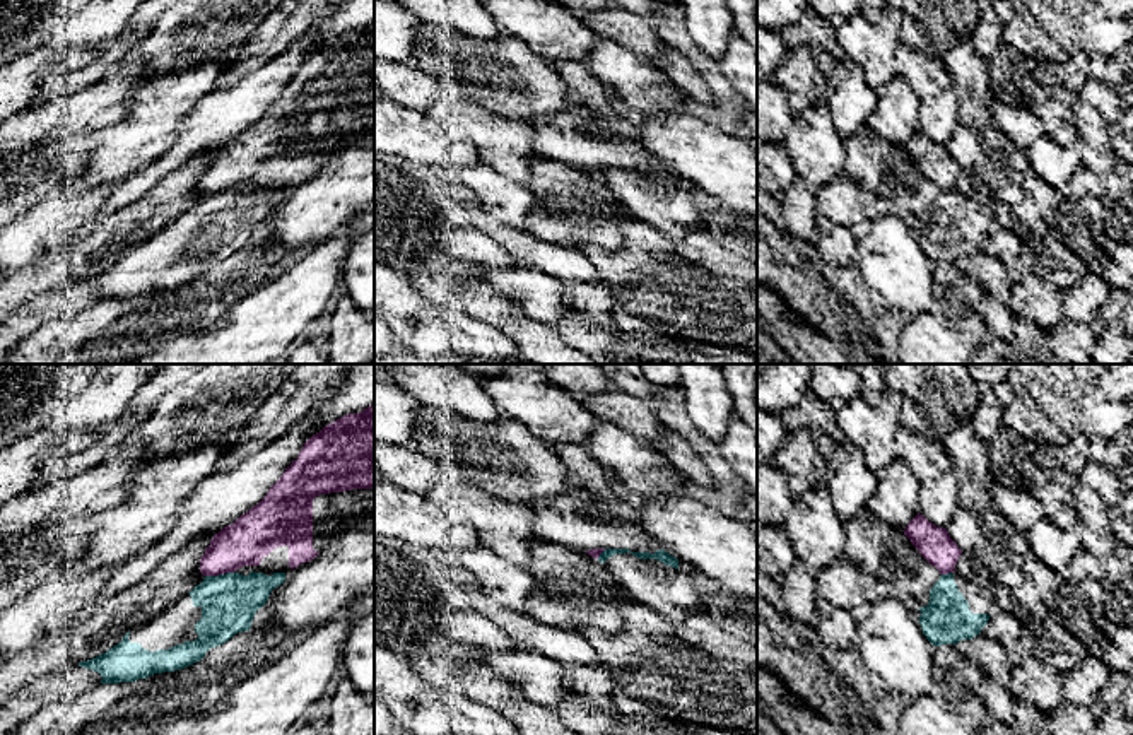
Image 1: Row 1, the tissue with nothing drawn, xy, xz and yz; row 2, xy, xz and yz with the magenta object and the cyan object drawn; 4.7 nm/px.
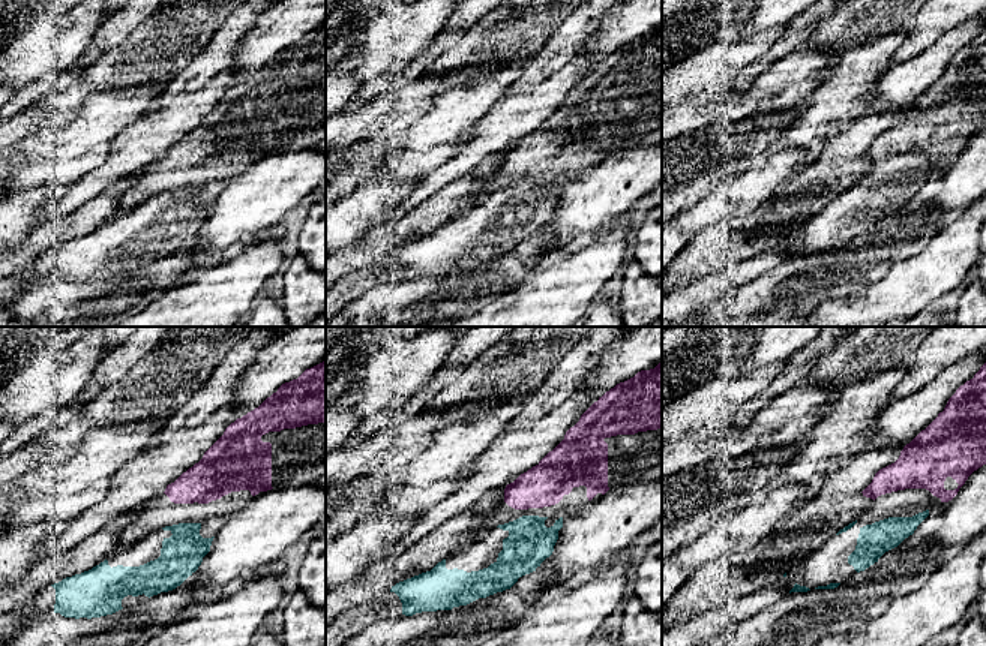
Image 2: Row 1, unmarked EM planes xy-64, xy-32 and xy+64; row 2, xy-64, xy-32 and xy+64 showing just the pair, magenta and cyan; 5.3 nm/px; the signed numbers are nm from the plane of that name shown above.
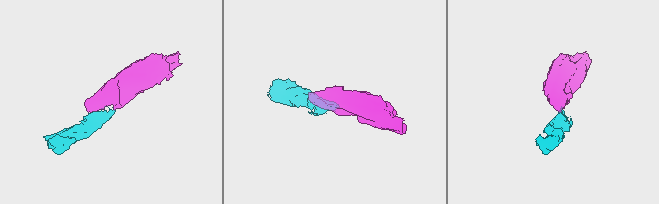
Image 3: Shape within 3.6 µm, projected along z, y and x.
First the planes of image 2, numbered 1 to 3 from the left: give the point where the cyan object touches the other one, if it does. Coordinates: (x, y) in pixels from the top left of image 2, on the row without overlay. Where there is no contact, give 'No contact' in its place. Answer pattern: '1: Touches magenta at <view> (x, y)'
1: No contact
2: No contact
3: No contact

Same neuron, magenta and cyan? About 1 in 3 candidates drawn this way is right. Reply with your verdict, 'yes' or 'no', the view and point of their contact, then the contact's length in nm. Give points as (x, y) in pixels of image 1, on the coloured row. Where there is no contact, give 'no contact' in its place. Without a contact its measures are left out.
no; contact xy (219, 573); length 140 nm

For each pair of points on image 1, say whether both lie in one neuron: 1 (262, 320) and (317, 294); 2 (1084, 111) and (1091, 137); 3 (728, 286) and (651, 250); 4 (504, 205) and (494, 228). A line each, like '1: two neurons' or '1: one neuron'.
1: one neuron
2: one neuron
3: one neuron
4: two neurons

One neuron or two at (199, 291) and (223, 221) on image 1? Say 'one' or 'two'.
two

